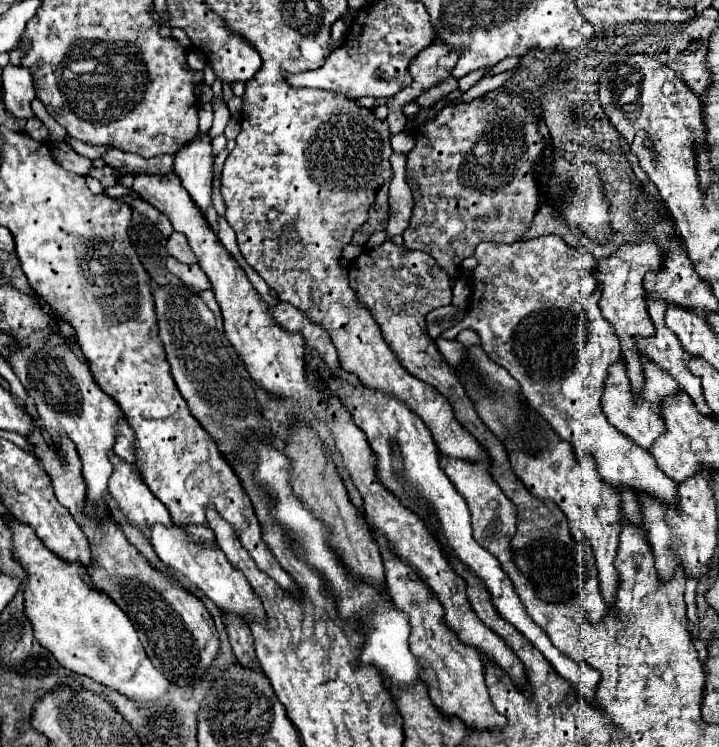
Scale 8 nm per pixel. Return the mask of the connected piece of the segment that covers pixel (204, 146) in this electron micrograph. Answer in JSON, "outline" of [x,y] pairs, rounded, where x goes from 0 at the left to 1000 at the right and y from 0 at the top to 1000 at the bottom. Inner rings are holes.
{"outline":[[[289,182],[259,193],[242,209],[242,230],[281,286],[295,276],[295,220],[298,209]]]}

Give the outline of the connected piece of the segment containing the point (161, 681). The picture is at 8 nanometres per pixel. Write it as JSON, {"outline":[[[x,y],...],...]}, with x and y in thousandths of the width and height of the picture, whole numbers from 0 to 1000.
{"outline":[[[14,691],[11,704],[19,712],[17,736],[42,771],[33,795],[33,819],[45,833],[50,857],[67,867],[92,897],[125,905],[147,921],[164,924],[189,942],[220,940],[234,926],[236,913],[203,878],[181,827],[147,795],[125,784],[125,771],[114,755],[83,750],[53,723],[42,704],[22,693]]]}

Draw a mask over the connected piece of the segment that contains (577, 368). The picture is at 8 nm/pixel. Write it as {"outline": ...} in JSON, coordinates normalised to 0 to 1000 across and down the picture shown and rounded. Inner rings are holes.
{"outline":[[[751,316],[712,327],[670,324],[662,329],[659,345],[665,348],[665,356],[656,361],[656,399],[662,402],[656,403],[643,431],[618,443],[612,451],[633,454],[645,436],[662,442],[676,474],[723,511],[734,544],[743,546],[782,589],[793,592],[804,610],[821,608],[829,616],[829,629],[843,648],[848,648],[857,659],[865,659],[868,653],[896,659],[907,669],[924,672],[929,680],[943,680],[940,648],[921,635],[904,605],[885,600],[871,584],[846,568],[843,557],[837,554],[834,533],[846,509],[846,493],[862,485],[865,474],[860,452],[854,450],[851,436],[837,426],[832,410],[834,386],[832,375],[826,372],[829,348],[821,343],[821,337],[812,329],[793,332],[776,316]],[[757,522],[768,527],[768,535],[754,530]]]}

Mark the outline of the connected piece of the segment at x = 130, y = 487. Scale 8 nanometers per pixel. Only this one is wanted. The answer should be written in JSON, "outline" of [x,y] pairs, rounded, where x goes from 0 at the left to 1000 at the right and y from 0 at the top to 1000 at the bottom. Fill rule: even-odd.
{"outline":[[[156,608],[156,621],[159,632],[153,637],[153,661],[164,672],[175,696],[200,718],[209,718],[214,701],[225,701],[231,707],[242,704],[231,677],[206,659],[200,643],[184,629],[184,624],[170,618],[161,608]]]}

